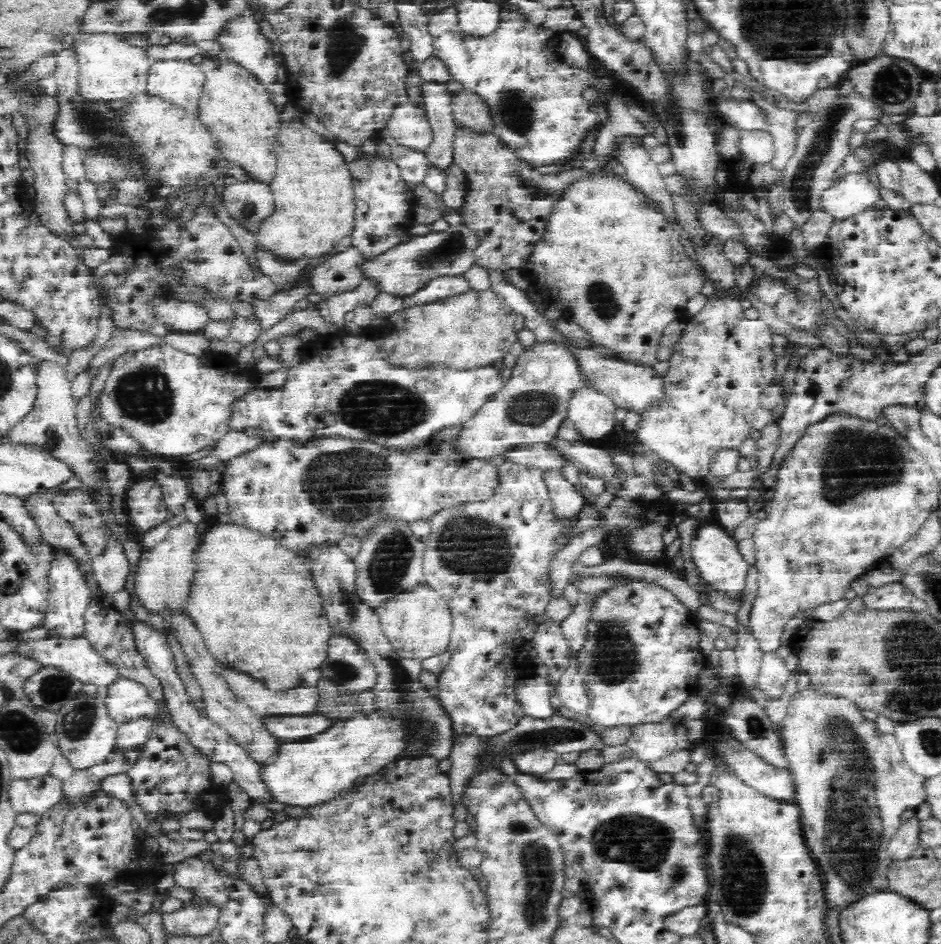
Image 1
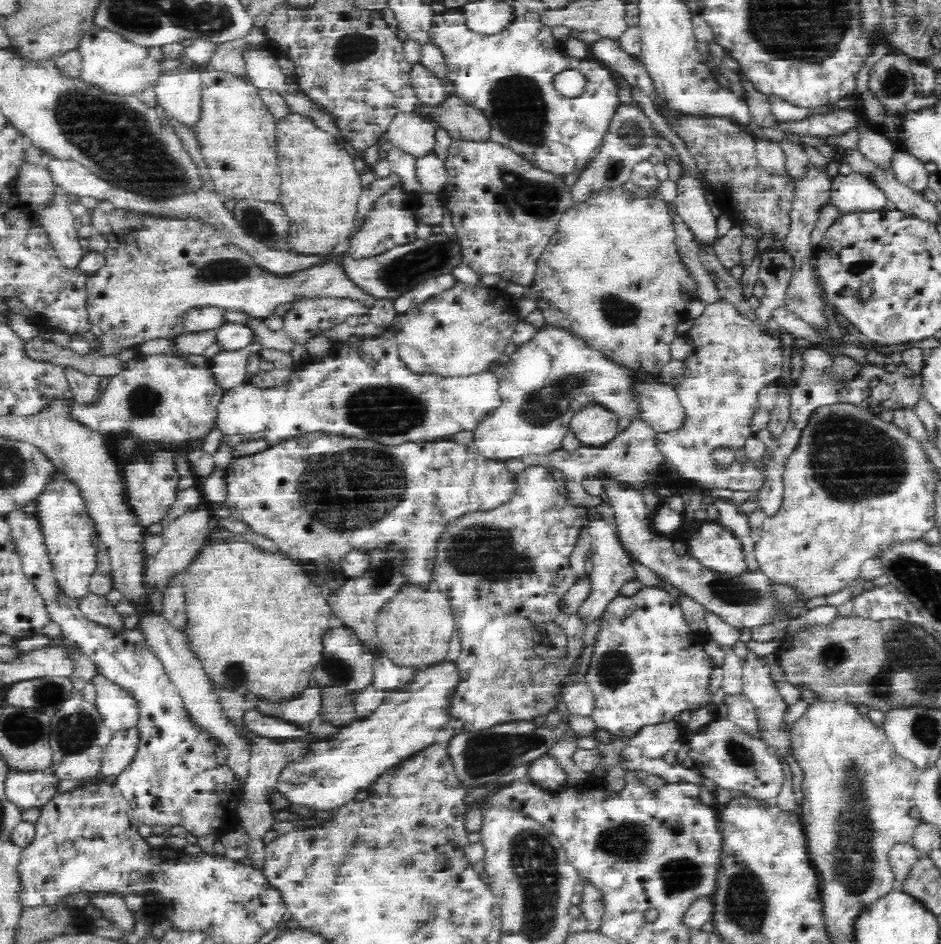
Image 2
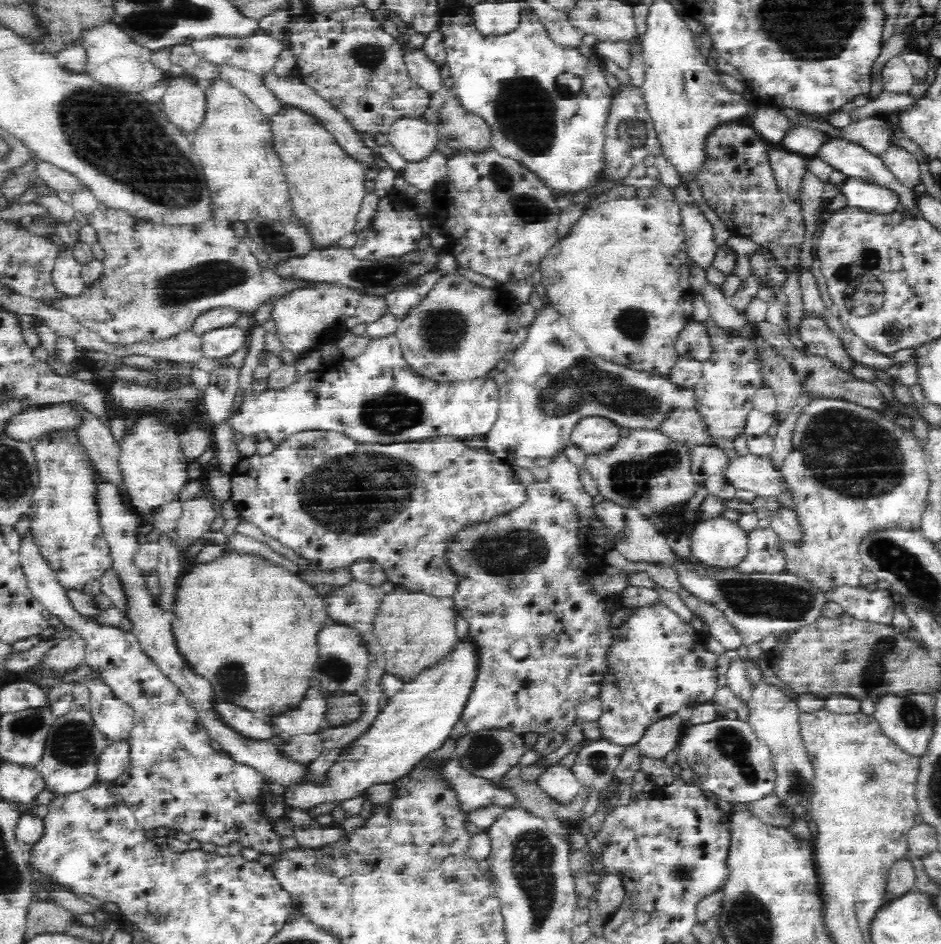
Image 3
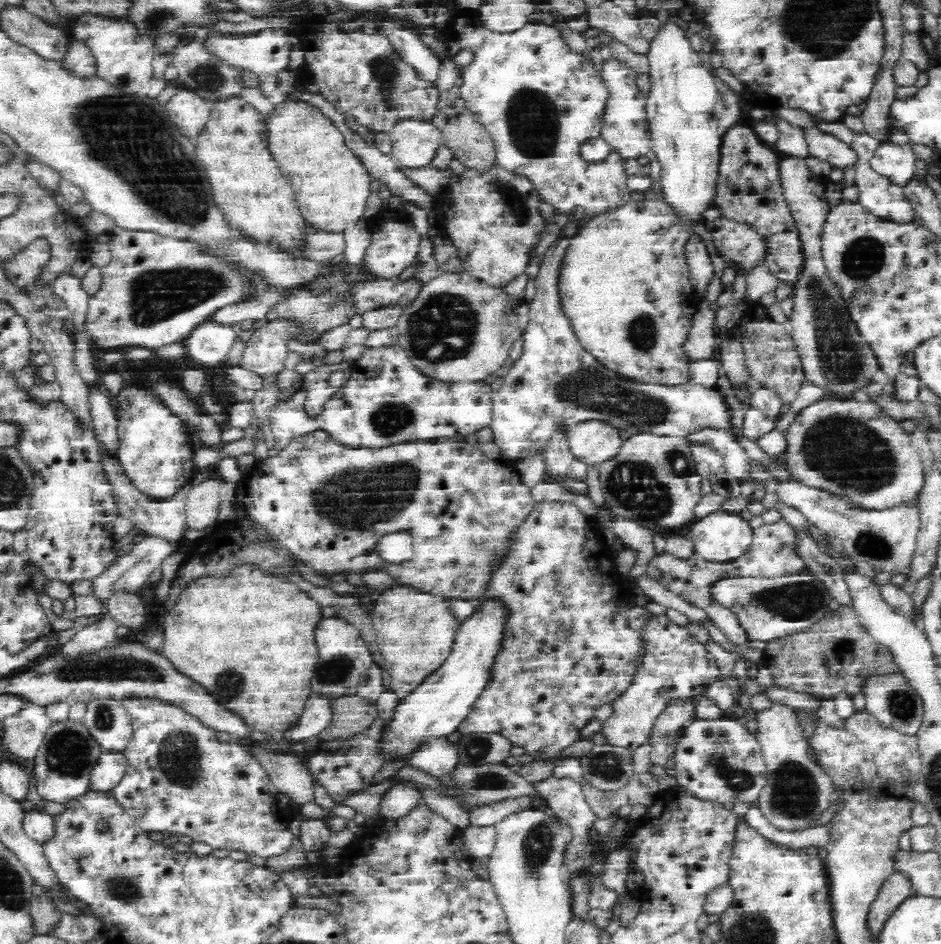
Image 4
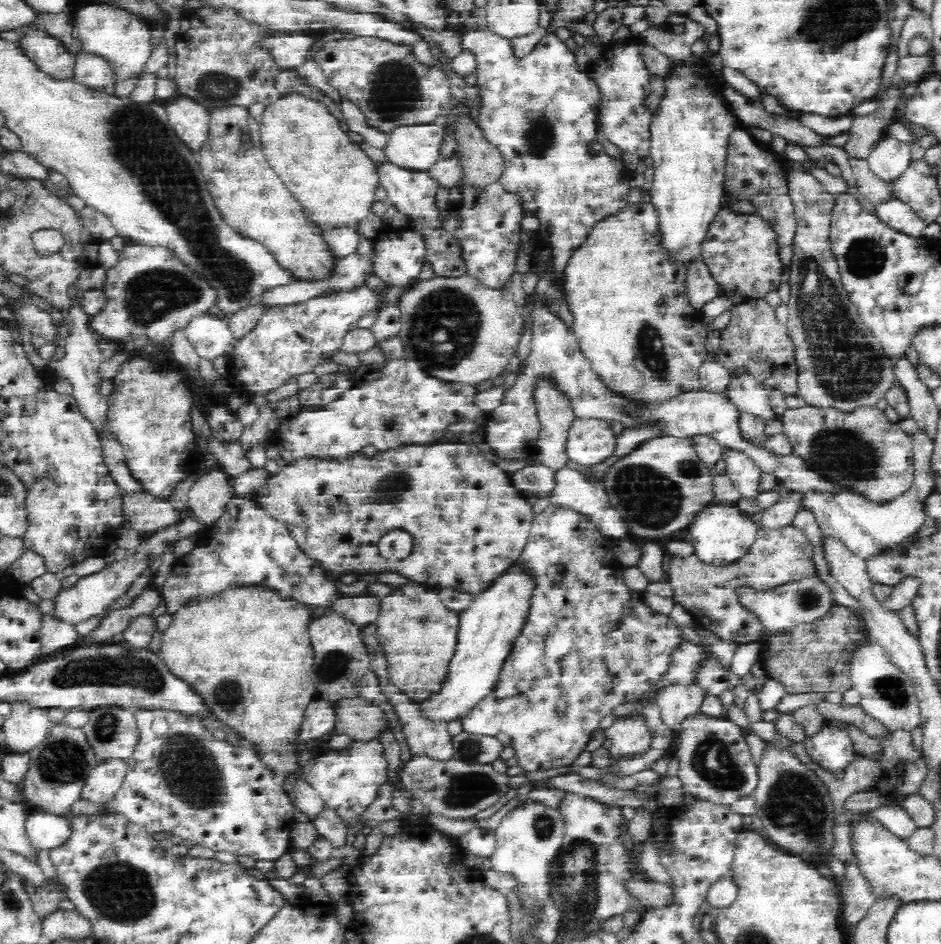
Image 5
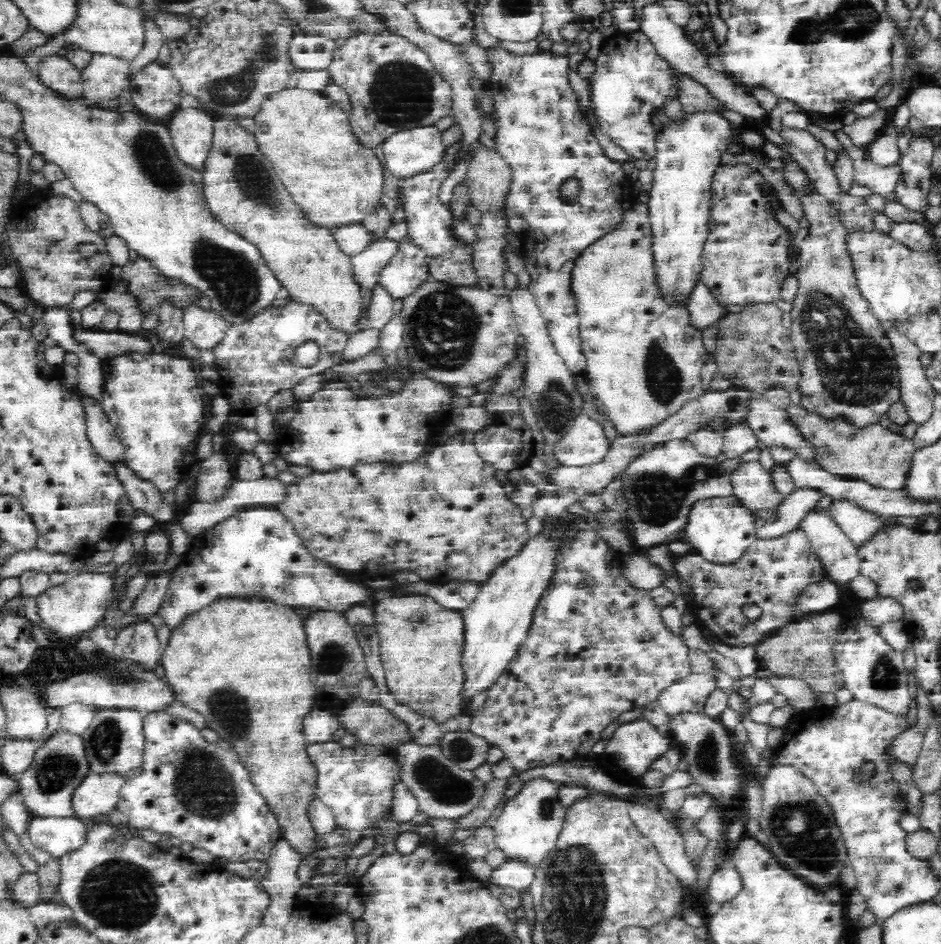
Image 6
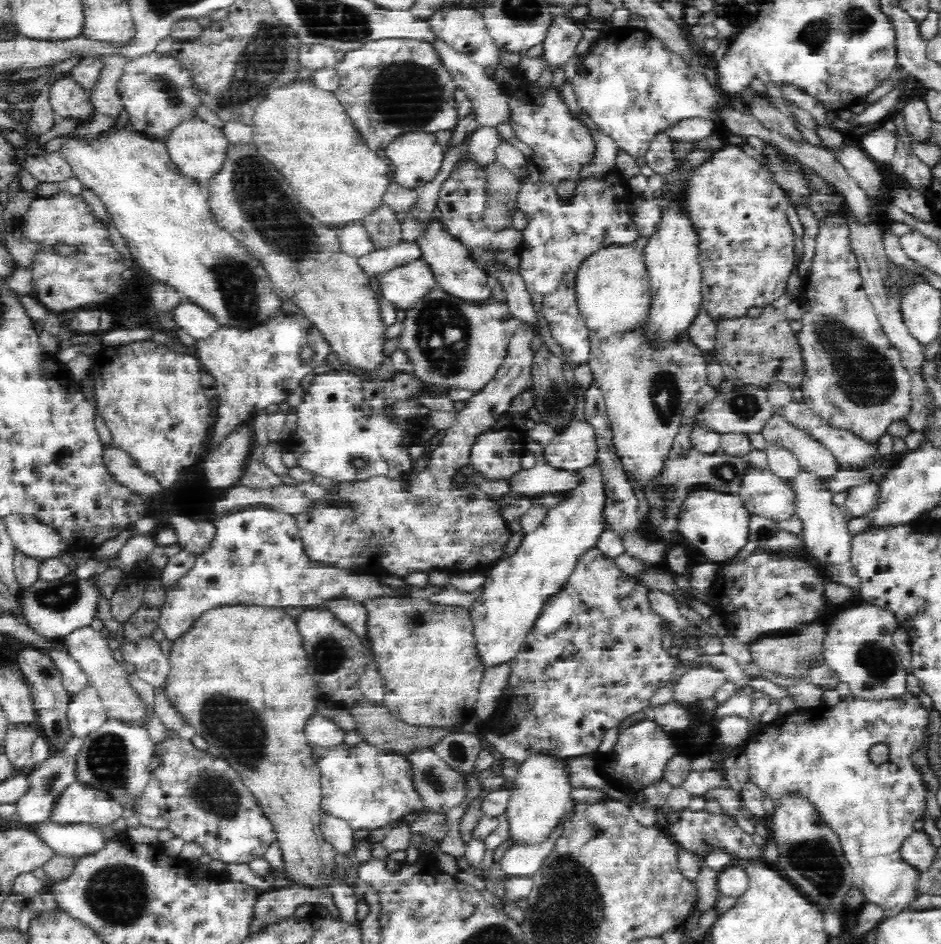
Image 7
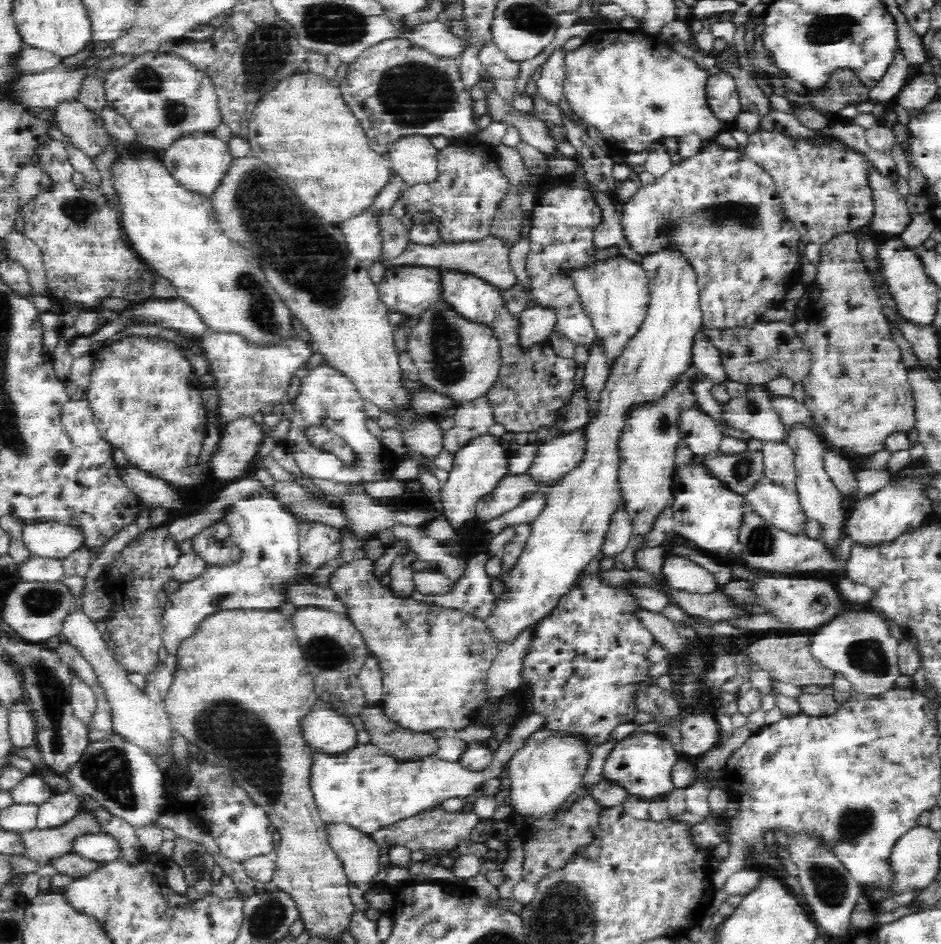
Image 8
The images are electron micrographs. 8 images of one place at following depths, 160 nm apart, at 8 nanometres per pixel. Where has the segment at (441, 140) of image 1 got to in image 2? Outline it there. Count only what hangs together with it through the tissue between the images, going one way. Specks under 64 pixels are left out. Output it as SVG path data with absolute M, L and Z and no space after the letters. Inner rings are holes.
M418 62L411 68L411 85L417 100L430 109L438 109L443 100L449 95L439 78Z

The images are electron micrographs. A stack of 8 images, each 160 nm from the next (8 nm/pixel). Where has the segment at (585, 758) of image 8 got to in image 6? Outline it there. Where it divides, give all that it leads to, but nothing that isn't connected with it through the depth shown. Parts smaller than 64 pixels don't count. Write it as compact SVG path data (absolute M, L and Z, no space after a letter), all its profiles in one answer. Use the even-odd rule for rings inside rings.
M541 778L524 782L521 791L505 803L500 816L496 818L496 824L492 826L496 835L495 845L504 852L505 862L515 860L528 868L538 869L556 848L566 808L557 801L558 786L555 784Z

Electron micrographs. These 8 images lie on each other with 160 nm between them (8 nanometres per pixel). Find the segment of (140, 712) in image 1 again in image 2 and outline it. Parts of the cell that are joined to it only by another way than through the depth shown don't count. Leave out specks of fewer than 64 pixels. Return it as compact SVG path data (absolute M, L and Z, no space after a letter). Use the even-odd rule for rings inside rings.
M102 674L94 676L92 683L96 685L96 708L112 732L137 726L140 707L130 689L108 680Z

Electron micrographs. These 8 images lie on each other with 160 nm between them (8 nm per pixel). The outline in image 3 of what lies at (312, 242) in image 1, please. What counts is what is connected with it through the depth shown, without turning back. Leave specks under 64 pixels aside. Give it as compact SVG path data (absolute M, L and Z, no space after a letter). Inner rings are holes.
M283 108L271 119L271 131L273 147L288 176L292 210L304 225L311 245L316 249L337 246L340 238L353 232L362 199L367 193L365 167L342 150L331 132L302 110Z

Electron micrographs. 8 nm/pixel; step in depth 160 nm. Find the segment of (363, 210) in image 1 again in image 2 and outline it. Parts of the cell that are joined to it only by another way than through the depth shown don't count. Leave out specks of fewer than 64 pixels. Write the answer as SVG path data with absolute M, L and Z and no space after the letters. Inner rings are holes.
M400 182L394 183L383 195L380 195L364 218L362 228L351 238L347 255L352 259L373 258L388 252L388 249L408 244L416 239L417 220L415 211L418 208L414 193L405 191Z

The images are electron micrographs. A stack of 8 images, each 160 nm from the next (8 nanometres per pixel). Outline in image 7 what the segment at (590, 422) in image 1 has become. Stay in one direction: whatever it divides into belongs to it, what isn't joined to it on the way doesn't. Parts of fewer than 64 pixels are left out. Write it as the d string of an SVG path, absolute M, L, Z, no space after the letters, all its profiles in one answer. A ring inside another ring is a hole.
M586 419L570 423L545 447L545 456L551 466L580 472L597 464L598 452L594 427Z

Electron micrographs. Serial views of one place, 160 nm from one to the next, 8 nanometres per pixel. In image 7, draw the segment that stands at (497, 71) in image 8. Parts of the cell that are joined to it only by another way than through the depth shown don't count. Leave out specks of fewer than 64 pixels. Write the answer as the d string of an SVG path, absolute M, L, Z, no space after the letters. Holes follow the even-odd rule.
M459 4L444 6L430 14L426 23L431 26L432 34L436 39L447 43L454 51L466 54L472 61L482 68L496 70L500 64L501 52L499 52L494 40L488 35L483 20L483 14L479 8L470 6L463 8Z

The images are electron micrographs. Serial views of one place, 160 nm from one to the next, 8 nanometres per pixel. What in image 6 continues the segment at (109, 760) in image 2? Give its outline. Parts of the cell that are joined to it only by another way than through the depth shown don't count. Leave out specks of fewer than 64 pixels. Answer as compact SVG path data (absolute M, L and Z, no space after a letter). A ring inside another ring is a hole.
M88 771L72 794L76 818L96 818L116 809L125 778L120 773Z

